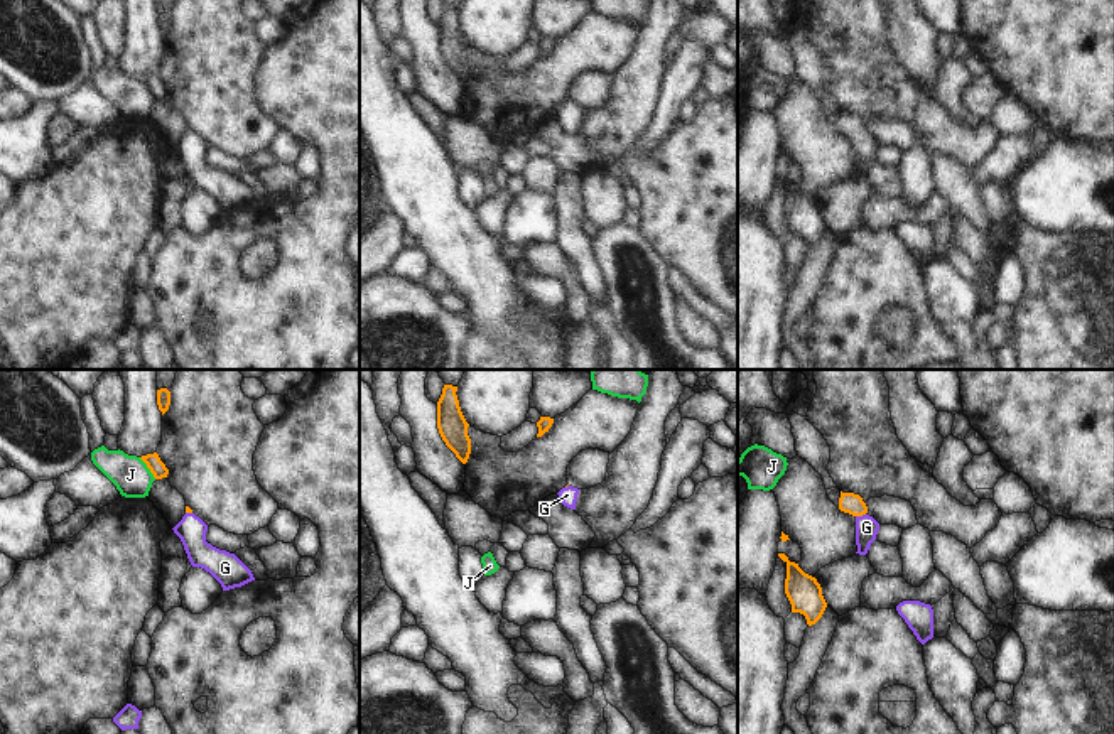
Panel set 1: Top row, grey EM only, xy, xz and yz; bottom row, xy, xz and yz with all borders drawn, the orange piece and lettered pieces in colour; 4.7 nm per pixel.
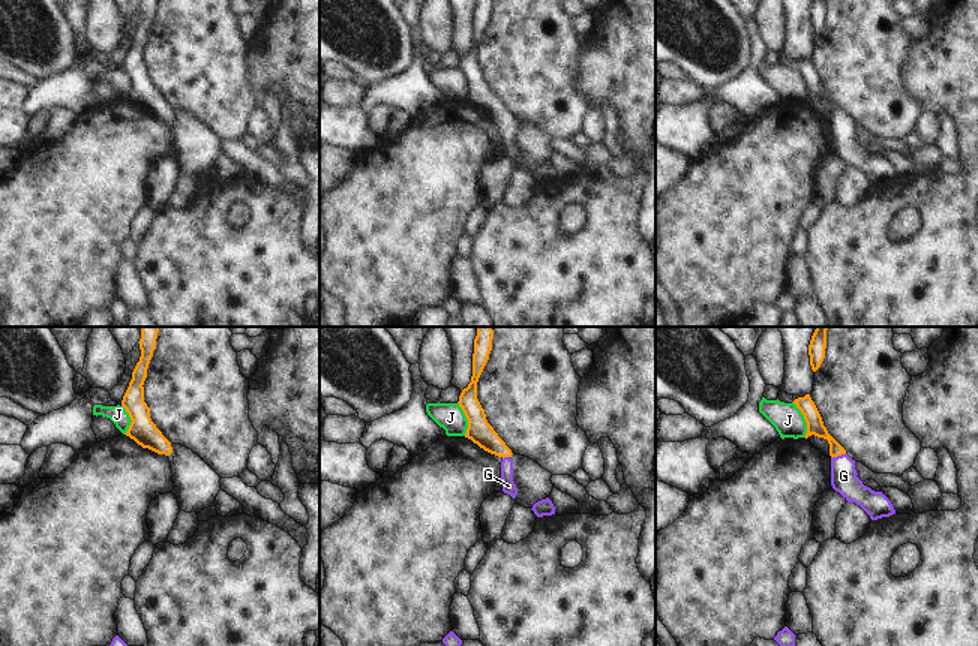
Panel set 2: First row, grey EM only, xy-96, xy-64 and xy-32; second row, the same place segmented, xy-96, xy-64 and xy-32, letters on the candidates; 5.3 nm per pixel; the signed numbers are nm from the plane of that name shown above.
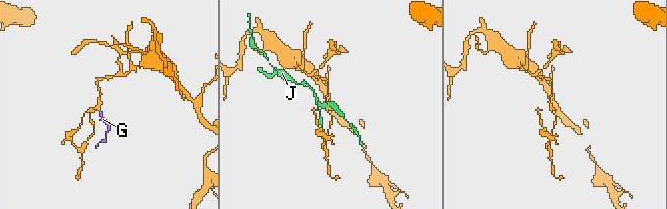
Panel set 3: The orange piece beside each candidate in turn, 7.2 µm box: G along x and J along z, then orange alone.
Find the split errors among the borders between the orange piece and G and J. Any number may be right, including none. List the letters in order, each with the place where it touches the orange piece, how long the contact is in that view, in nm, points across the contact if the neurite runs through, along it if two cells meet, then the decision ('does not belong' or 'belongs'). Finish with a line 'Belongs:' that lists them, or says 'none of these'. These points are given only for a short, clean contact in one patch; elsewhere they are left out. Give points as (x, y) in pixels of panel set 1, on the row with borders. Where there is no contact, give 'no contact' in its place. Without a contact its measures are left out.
G: contact yz (859, 515); length 50 nm; way yz (851, 503), (859, 515), (866, 527); belongs
J: contact xy (147, 466); length 130 nm; border xy (139, 458), (156, 478); does not belong
Belongs: G

